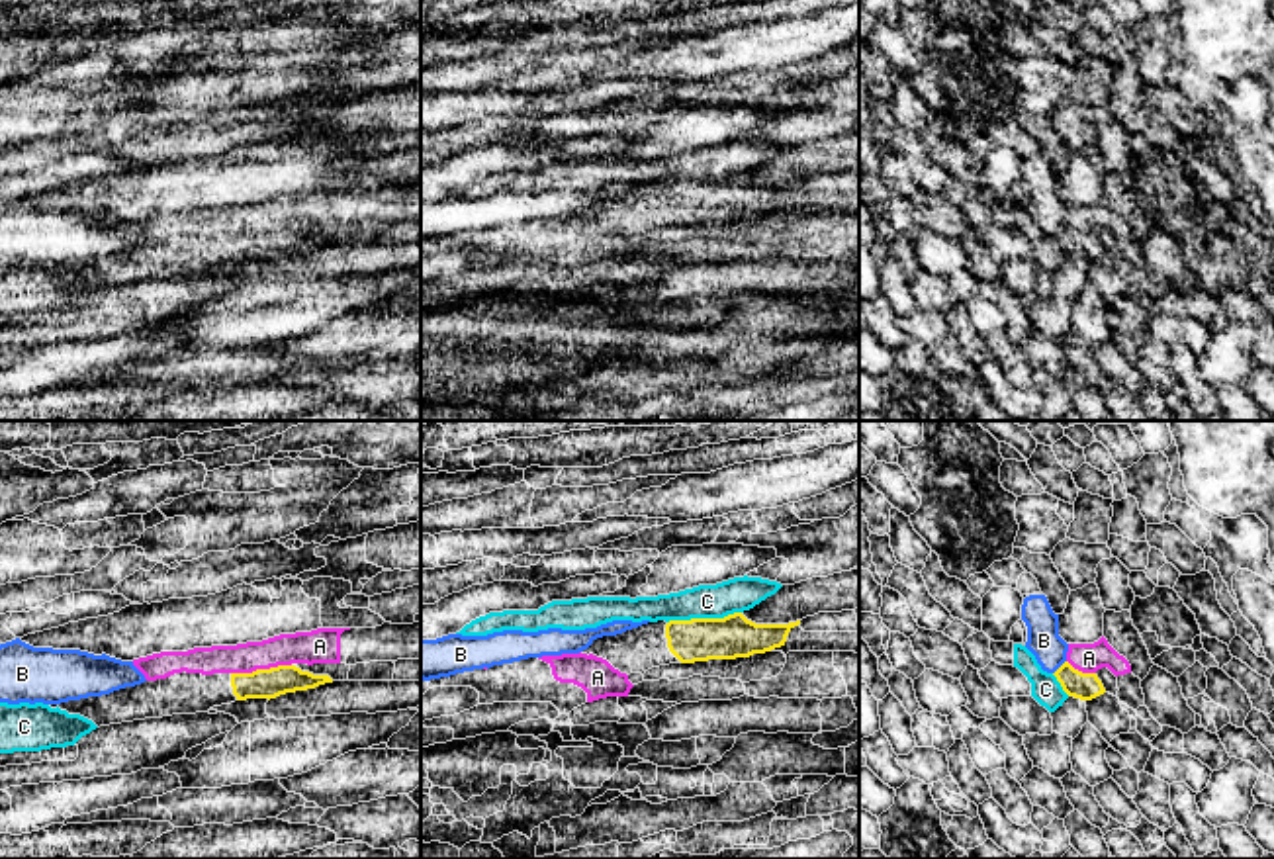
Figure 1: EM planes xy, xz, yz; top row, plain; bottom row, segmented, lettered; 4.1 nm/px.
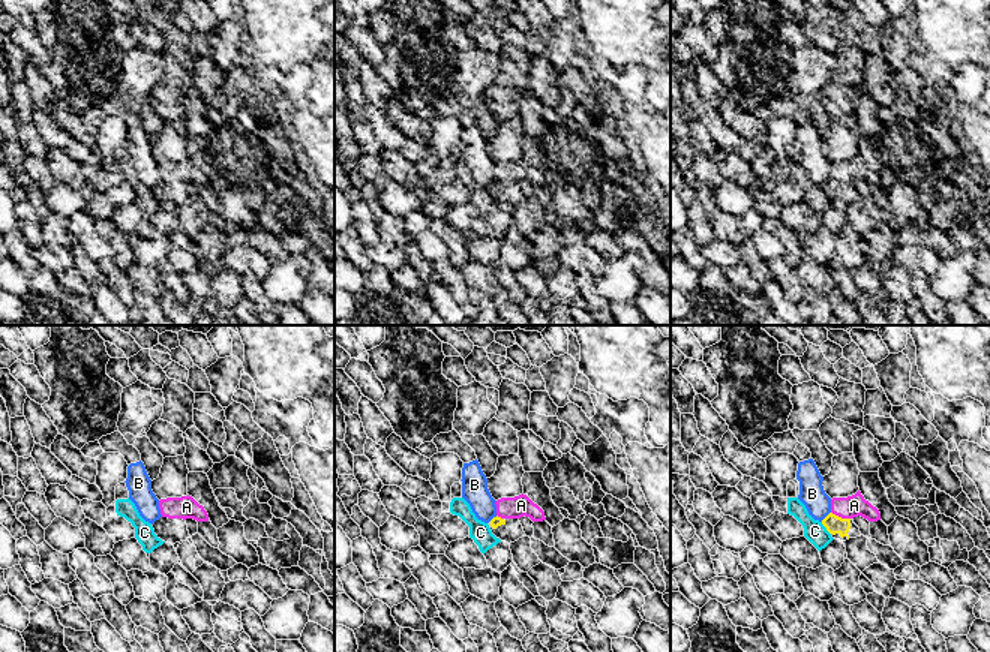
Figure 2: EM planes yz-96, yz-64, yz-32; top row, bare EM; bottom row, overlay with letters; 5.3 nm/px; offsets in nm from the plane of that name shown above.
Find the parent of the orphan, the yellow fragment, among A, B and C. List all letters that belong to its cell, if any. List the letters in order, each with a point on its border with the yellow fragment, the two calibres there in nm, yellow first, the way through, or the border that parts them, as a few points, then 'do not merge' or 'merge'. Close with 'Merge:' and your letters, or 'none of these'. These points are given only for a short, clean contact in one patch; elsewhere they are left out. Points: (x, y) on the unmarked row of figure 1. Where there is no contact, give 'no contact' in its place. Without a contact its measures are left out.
A: xy (261, 231) | 130/140 nm | along xy (290, 226), (231, 235) | do not merge
B: yz (1059, 229) | 110/140 nm | along yz (1065, 222), (1053, 235) | do not merge
C: xz (703, 180) | 180/140 nm | do not merge
Merge: none of these

